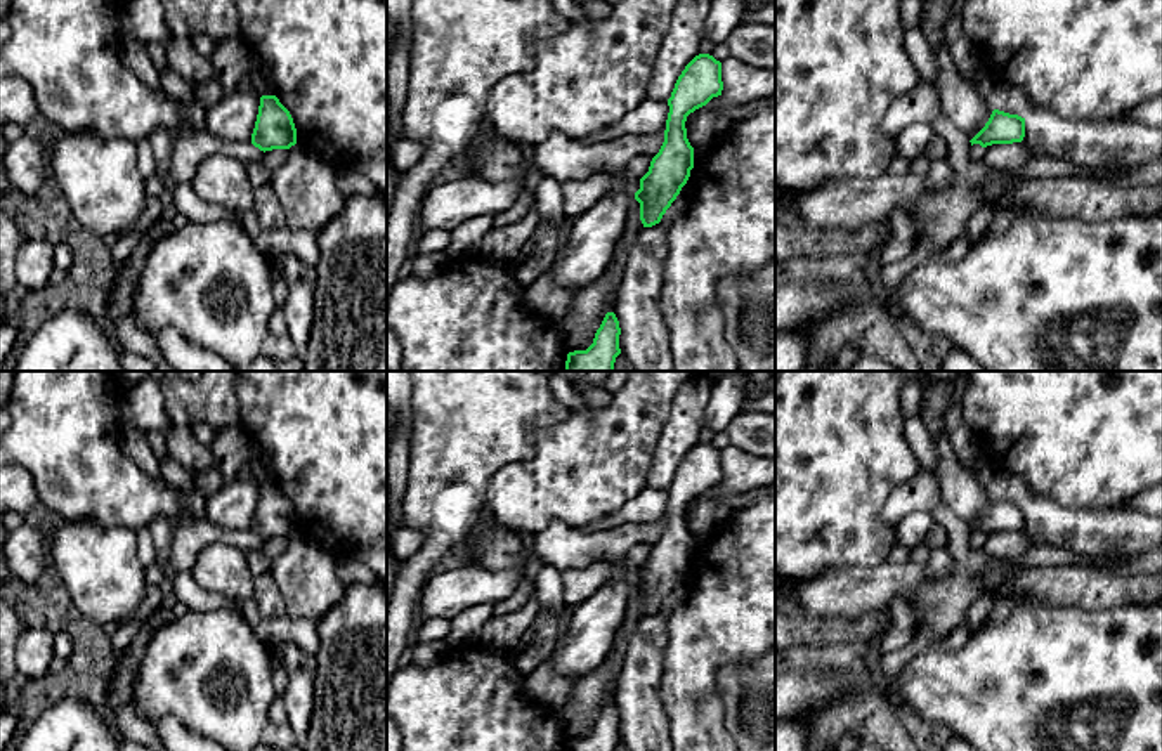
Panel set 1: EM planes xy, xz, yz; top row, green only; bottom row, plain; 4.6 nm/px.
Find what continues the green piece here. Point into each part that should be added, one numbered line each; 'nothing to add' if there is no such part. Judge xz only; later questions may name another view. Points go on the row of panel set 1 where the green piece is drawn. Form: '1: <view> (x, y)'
nothing to add

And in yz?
nothing to add

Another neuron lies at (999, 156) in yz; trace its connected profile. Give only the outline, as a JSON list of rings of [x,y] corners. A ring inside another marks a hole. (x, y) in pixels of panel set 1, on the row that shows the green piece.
[[[1023,142],[992,144],[983,147],[982,163],[994,170],[1015,170],[1027,165],[1034,154]]]

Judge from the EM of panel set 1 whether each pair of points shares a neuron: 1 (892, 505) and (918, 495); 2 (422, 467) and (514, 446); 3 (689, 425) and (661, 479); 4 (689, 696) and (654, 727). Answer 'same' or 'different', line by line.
1: same
2: same
3: same
4: different

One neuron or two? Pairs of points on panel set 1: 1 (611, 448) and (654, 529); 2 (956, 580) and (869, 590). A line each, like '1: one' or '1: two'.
1: two
2: one

